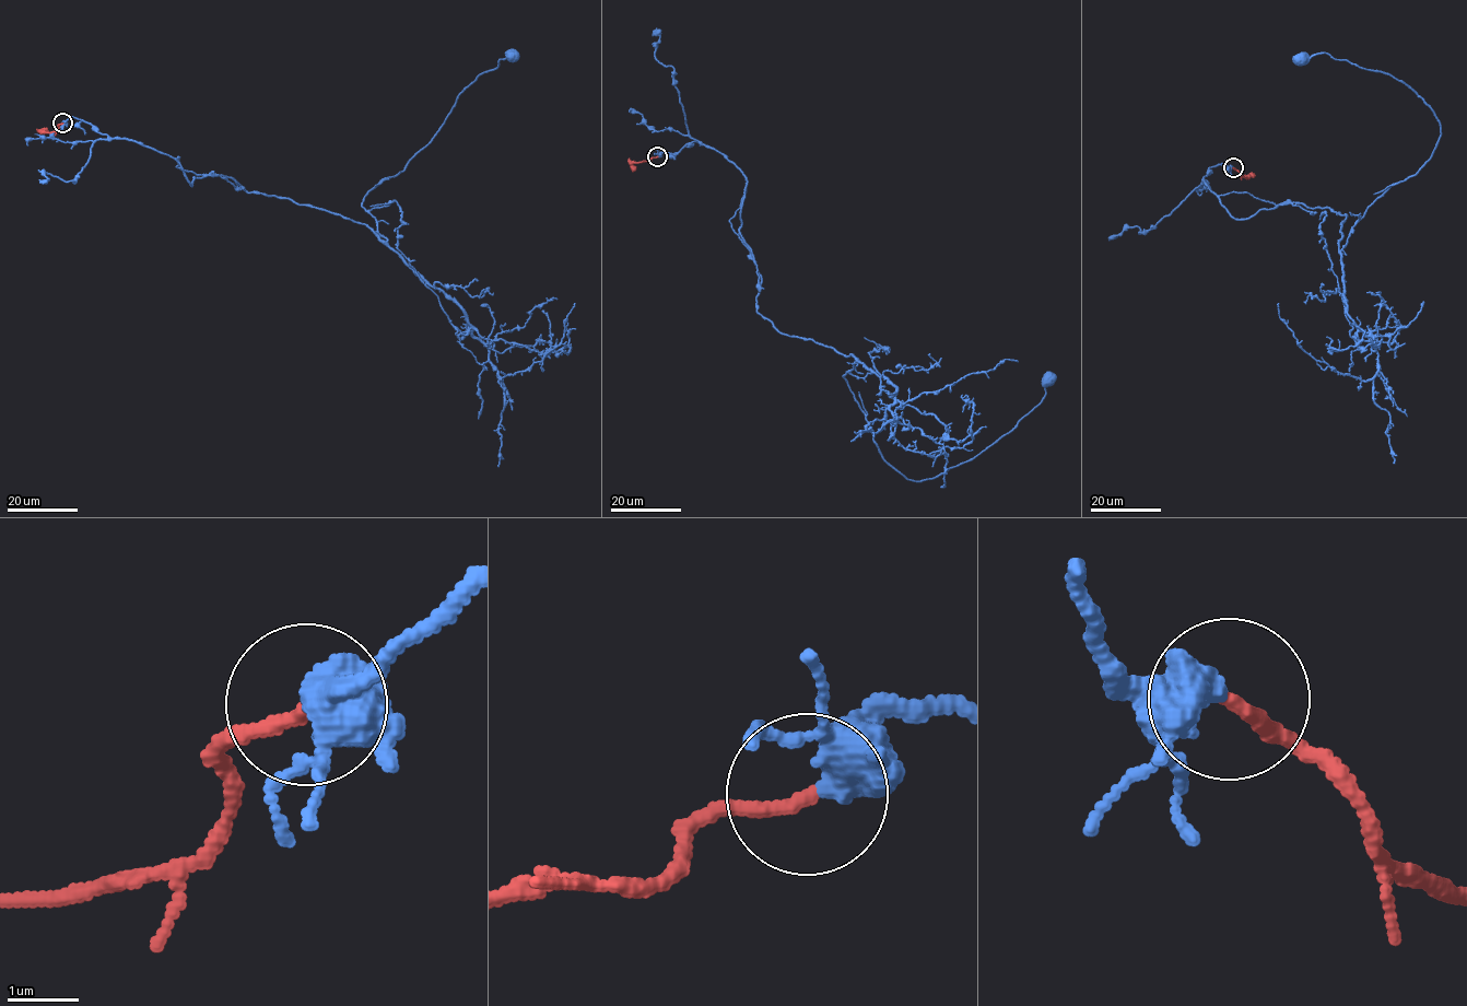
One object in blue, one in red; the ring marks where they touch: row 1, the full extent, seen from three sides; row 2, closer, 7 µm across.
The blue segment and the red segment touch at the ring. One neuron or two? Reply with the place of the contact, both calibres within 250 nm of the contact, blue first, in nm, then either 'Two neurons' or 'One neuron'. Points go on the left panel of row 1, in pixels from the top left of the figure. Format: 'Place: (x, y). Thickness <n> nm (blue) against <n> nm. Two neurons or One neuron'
Place: (62, 123). Thickness 420 nm (blue) against 200 nm. One neuron

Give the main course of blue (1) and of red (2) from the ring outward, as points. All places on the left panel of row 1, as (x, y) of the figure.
1: (62, 123), (386, 241), (364, 196), (512, 56)
2: (62, 123), (56, 131), (47, 130)

